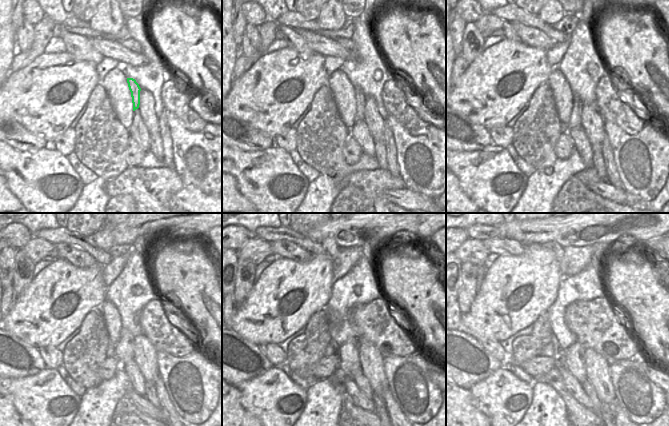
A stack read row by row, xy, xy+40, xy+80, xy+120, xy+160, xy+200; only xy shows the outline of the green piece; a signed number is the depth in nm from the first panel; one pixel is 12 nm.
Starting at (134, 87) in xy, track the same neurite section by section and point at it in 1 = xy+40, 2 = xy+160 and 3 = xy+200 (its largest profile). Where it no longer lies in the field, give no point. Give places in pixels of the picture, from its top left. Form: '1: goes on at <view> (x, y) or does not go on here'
1: goes on at xy+40 (360, 97)
2: goes on at xy+160 (348, 353)
3: goes on at xy+200 (574, 356)

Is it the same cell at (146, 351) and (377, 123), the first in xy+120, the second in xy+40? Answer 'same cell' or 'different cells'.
same cell

